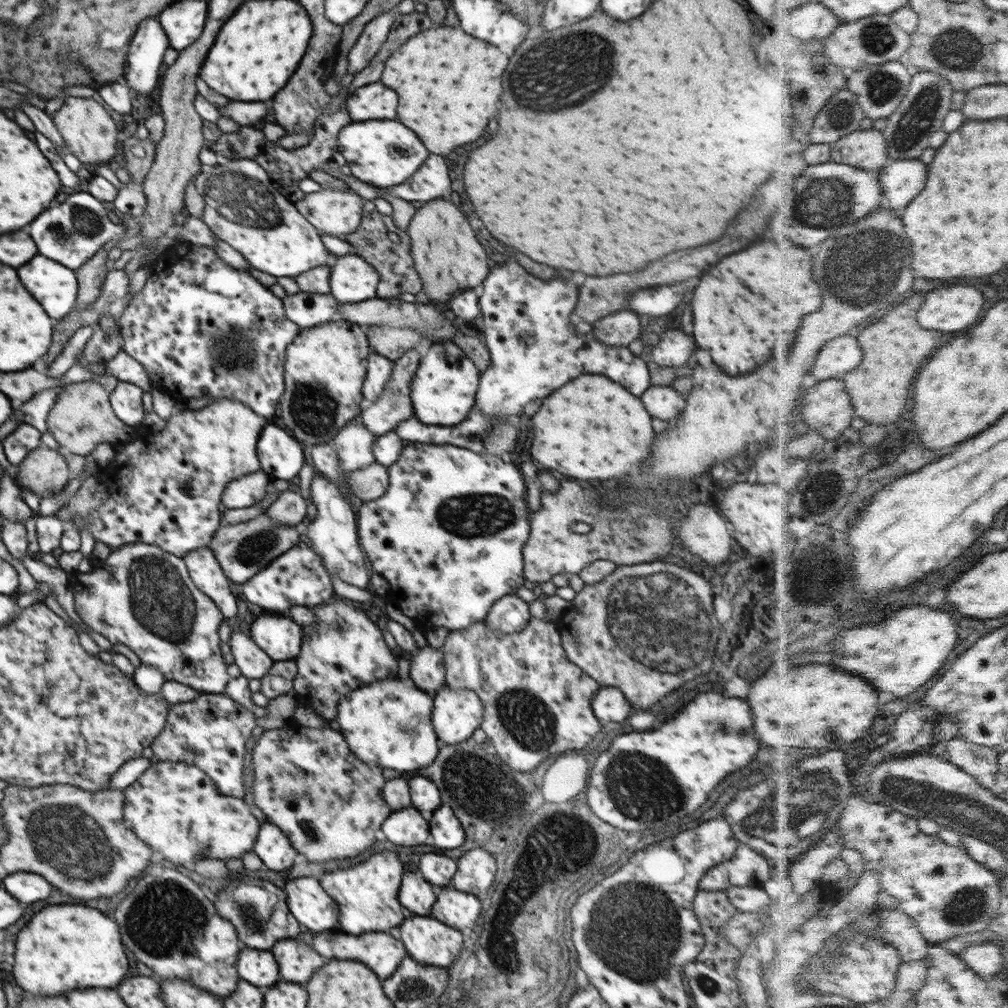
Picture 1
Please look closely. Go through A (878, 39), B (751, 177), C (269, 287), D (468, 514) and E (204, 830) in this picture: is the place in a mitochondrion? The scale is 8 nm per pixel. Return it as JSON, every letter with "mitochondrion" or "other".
{"A":"mitochondrion","B":"other","C":"other","D":"mitochondrion","E":"other"}

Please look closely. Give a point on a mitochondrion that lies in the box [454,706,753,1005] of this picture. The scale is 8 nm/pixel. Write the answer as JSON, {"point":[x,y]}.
{"point":[635,929]}

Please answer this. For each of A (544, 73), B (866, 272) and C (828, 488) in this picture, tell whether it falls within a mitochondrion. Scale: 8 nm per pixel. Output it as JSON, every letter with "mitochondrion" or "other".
{"A":"mitochondrion","B":"mitochondrion","C":"mitochondrion"}

